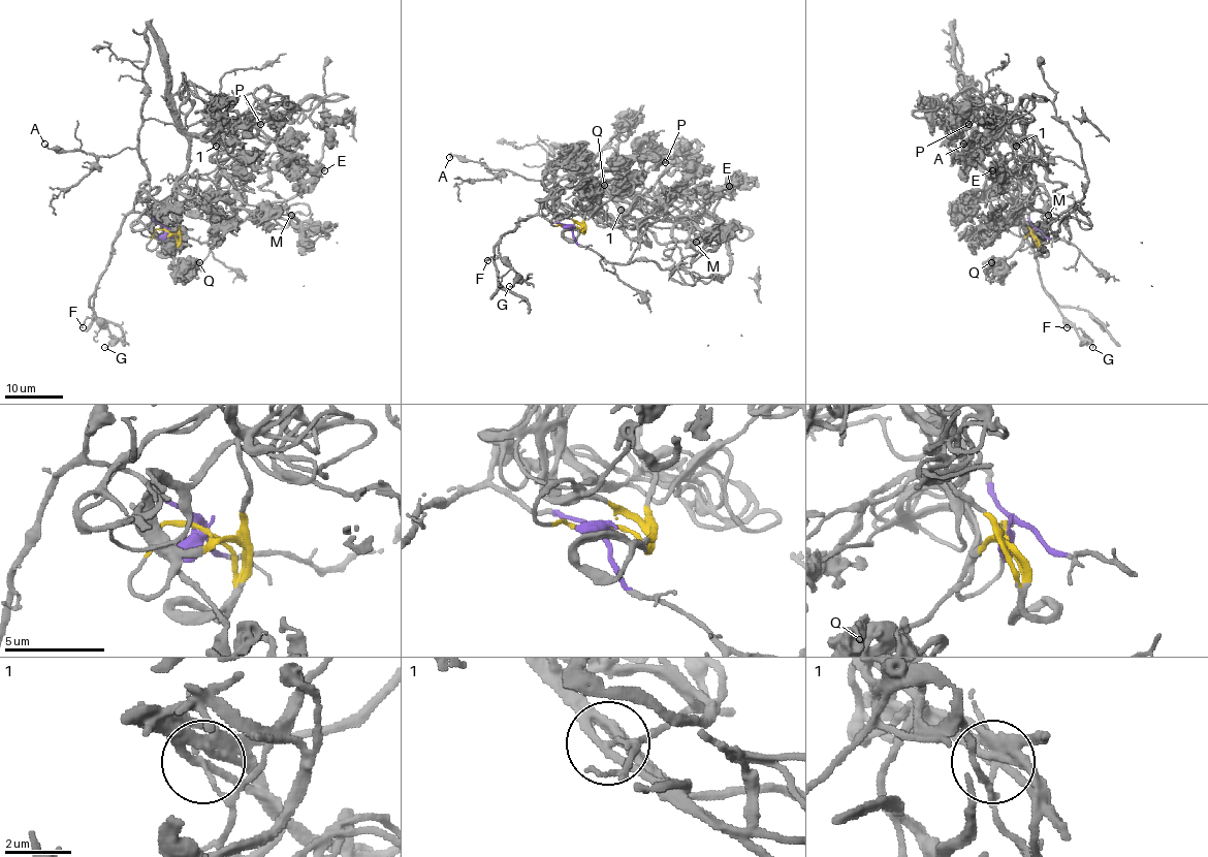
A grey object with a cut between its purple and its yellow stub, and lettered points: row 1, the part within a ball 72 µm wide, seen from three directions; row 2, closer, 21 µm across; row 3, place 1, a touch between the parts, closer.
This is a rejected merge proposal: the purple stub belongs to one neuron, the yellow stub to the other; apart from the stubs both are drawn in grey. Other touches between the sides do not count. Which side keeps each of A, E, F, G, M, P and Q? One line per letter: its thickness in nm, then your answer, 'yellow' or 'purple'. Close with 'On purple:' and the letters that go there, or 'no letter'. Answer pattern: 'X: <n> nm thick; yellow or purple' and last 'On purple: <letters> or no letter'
A: 190 nm thick; purple
E: 340 nm thick; yellow
F: 130 nm thick; purple
G: 120 nm thick; purple
M: 280 nm thick; yellow
P: 240 nm thick; yellow
Q: 240 nm thick; yellow
On purple: A, F, G

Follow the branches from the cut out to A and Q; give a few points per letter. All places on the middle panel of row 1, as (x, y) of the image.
A: (571, 228), (539, 214), (539, 209), (552, 203), (552, 196), (539, 180), (450, 157)
Q: (571, 226), (579, 225), (566, 218), (579, 197), (592, 186), (604, 185)

